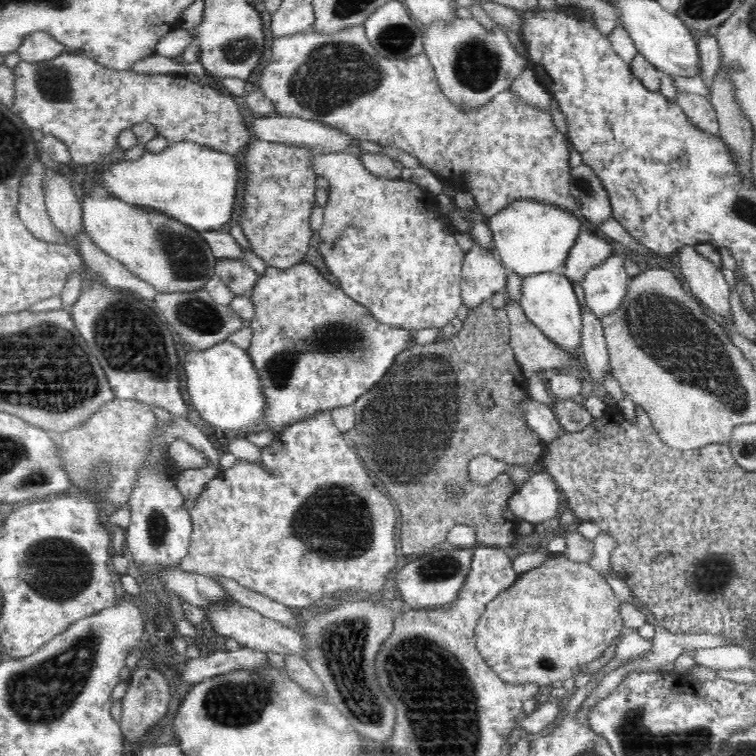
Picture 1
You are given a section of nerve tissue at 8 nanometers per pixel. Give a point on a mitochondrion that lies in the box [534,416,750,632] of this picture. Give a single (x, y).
(710, 575)

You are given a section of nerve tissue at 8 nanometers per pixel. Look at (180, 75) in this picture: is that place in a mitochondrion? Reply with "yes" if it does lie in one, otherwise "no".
no

